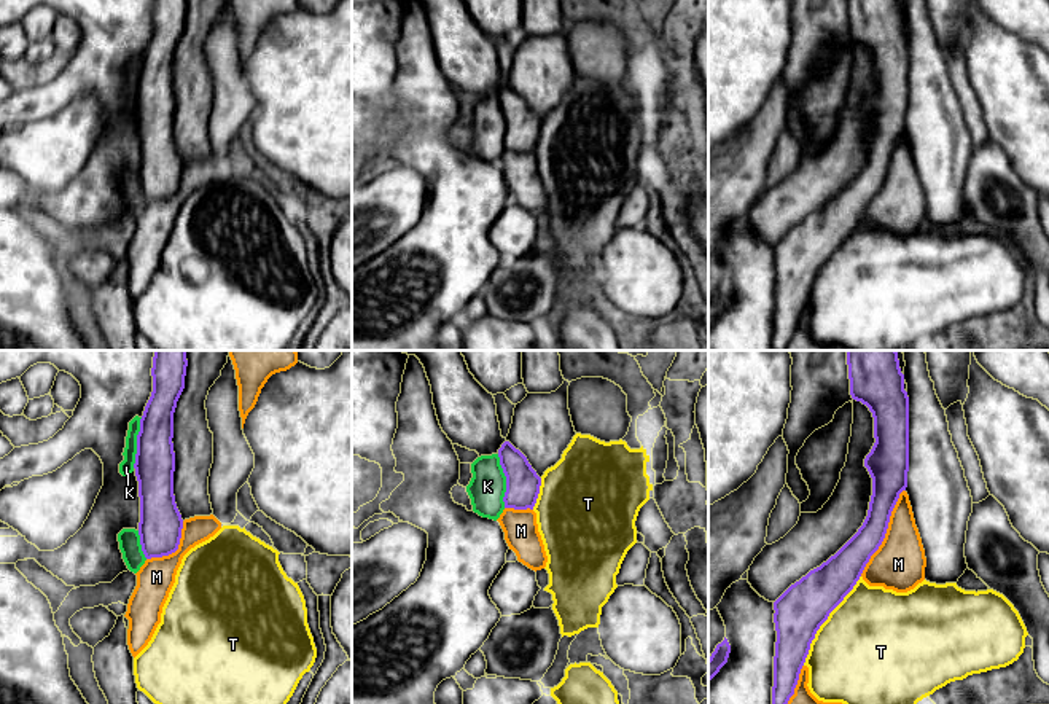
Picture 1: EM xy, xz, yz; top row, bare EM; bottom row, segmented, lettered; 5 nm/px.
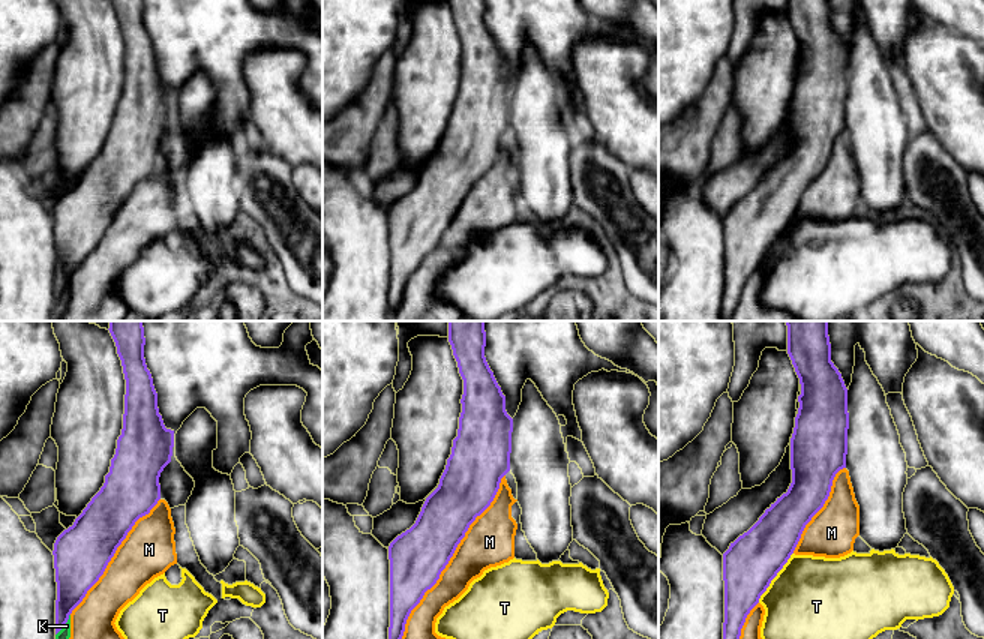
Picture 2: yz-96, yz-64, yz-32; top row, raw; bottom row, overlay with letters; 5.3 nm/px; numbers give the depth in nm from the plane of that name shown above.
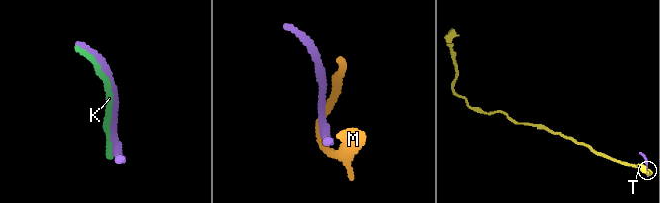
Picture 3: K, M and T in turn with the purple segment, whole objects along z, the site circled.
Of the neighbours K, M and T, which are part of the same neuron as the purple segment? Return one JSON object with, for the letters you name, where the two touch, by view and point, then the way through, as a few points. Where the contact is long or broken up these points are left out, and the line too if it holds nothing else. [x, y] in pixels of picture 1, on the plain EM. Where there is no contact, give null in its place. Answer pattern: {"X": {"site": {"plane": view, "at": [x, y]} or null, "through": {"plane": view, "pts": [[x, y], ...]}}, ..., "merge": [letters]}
{"M": {"site": {"plane": "yz", "at": [885, 176]}}, "merge": ["M"]}

